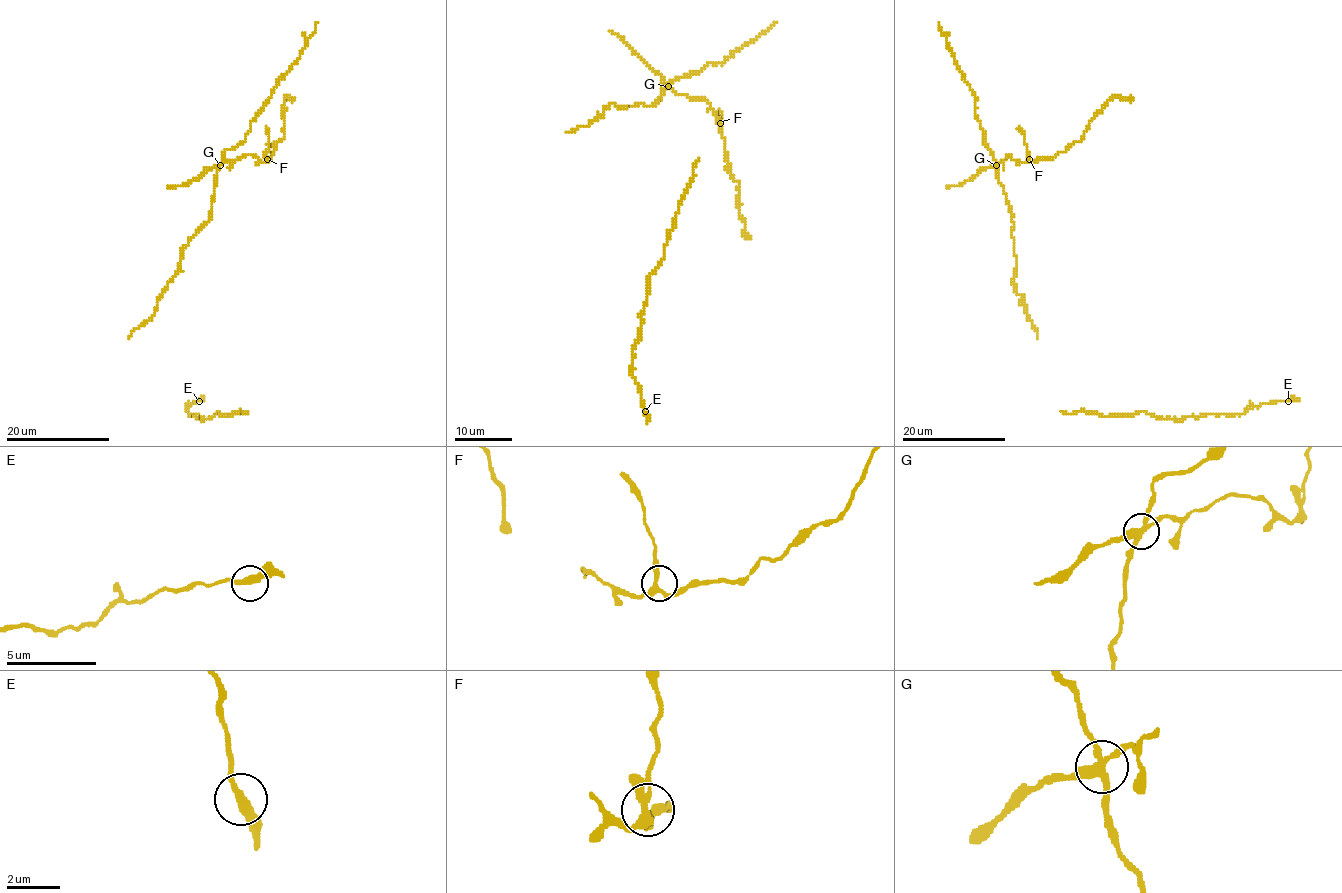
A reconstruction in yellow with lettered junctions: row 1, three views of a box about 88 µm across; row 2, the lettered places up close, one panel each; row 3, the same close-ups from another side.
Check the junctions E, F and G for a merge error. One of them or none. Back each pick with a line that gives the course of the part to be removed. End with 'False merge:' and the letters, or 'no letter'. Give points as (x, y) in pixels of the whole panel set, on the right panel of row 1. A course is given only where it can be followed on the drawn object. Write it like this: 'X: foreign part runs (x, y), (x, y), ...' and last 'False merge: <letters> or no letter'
G: foreign part runs (996, 165), (998, 180), (1004, 189), (1012, 219), (1016, 270), (1011, 282), (1022, 296), (1038, 339)
False merge: G

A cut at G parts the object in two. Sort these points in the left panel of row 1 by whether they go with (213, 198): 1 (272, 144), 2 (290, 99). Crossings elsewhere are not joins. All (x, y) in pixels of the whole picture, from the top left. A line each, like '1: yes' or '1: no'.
1: no
2: no

